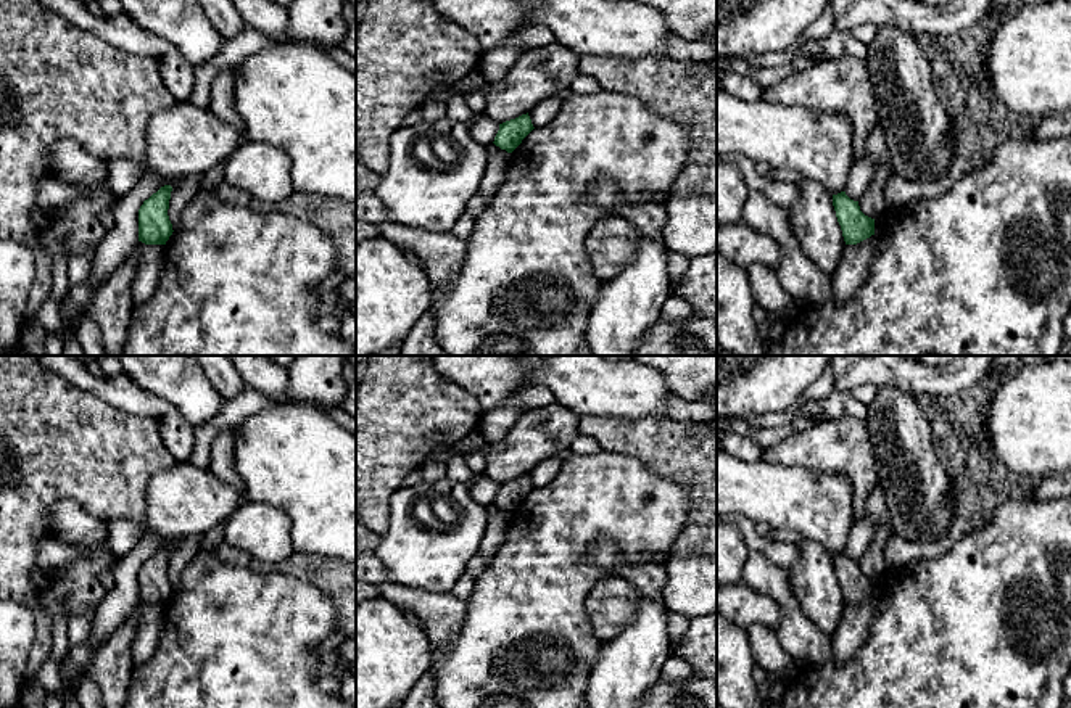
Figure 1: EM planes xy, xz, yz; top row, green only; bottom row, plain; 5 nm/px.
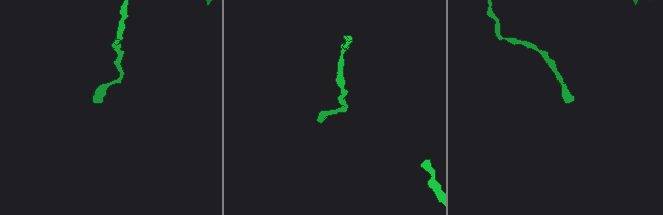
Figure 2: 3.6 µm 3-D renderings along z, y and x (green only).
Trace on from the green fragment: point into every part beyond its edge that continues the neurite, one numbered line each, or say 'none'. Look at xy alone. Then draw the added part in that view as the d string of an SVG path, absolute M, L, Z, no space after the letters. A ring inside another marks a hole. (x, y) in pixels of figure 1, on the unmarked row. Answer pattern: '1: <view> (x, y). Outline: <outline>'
none

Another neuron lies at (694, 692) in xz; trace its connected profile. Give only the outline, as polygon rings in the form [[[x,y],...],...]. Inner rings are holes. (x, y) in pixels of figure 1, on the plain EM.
[[[659,677],[636,708],[717,708],[717,682],[699,677],[667,682]]]

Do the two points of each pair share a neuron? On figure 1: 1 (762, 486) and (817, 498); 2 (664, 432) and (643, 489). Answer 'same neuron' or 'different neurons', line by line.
1: same neuron
2: different neurons

